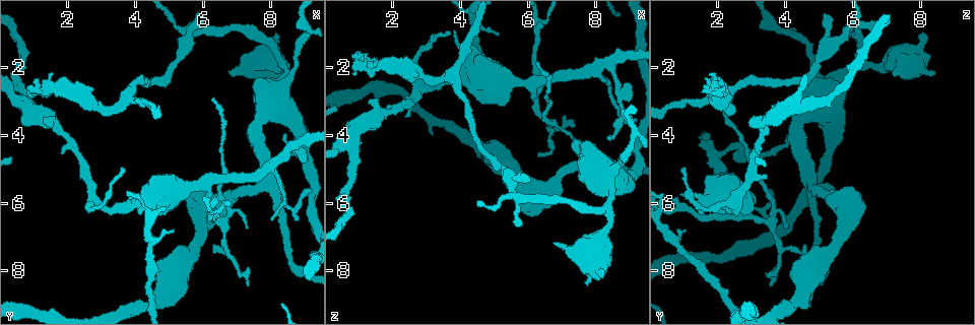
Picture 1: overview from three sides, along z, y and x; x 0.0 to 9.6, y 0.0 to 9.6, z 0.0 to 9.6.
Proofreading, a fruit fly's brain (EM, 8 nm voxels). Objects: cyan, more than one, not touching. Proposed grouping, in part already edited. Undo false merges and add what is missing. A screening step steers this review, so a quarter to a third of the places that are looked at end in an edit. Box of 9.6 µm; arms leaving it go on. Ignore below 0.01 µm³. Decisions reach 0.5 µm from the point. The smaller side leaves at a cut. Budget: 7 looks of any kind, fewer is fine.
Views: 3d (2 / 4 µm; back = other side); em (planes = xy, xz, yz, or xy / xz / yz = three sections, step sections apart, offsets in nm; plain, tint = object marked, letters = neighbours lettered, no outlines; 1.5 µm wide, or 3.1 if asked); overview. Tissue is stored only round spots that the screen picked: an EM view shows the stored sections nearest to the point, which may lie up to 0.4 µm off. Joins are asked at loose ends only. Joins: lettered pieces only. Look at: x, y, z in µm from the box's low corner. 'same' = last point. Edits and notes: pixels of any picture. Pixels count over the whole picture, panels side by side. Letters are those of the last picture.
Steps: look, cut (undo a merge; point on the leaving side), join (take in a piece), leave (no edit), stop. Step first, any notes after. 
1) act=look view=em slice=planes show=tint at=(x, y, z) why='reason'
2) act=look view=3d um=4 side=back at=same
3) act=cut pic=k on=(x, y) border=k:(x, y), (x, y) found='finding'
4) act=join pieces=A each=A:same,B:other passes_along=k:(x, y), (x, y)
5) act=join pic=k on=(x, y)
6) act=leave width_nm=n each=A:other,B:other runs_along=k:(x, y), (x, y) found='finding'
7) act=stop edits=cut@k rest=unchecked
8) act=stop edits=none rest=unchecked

act=look view=em slice=yz step=4 show=tint at=(6.60, 6.70, 3.60) why='sharp bend'

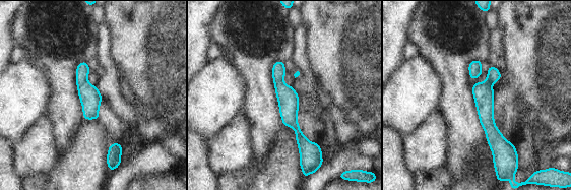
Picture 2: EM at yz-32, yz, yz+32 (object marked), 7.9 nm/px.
act=look view=em slice=planes show=tint at=same

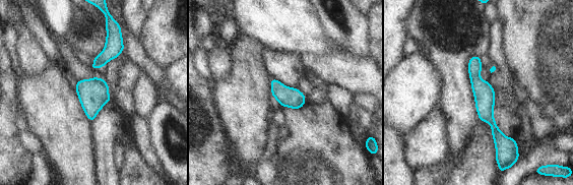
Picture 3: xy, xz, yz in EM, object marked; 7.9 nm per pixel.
act=look view=em slice=planes show=letters at=same

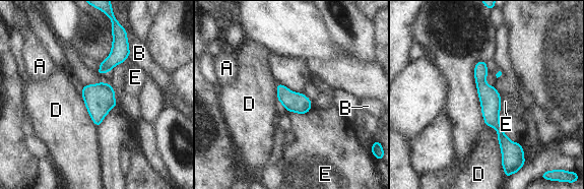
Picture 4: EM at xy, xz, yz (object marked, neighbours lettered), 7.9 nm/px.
act=leave each=A:other,B:other,D:other,E:other runs_along=4:(481, 63), (480, 83), (508, 154) found='continuous, no second neuron'

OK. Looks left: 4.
act=look view=3d um=4 at=(8.30, 5.25, 2.30) why='calibre changes'

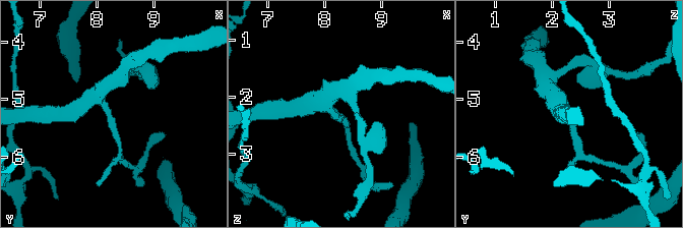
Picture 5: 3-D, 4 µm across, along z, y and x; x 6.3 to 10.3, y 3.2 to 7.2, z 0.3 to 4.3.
act=look view=em slice=planes show=letters at=(8.25, 5.20, 2.35) why='need the tissue'

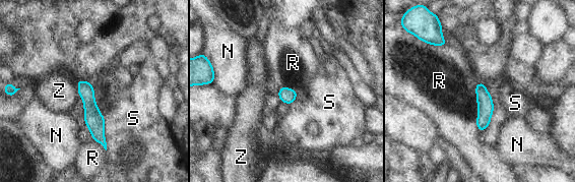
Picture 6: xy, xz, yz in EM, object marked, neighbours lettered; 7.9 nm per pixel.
act=leave each=N:other,R:other,S:other,Z:other found='one neuron here'

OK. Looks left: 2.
act=look view=3d um=2 side=back at=(3.05, 6.05, 2.60) why='abrupt turn'

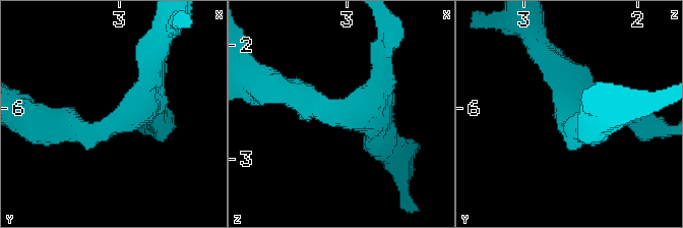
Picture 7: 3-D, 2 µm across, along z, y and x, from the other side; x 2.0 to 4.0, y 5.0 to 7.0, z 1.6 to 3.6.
act=look view=em slice=planes show=letters at=(2.98, 6.08, 2.62) why='now the EM'

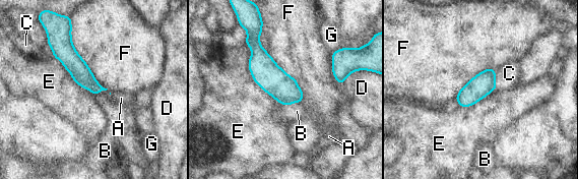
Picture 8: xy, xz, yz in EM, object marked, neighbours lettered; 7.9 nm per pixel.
act=leave each=A:other,B:other,C:other,D:other,E:other,F:other,G:other found='continuous, no second neuron'

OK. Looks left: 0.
act=stop edits=none rest=unchecked

